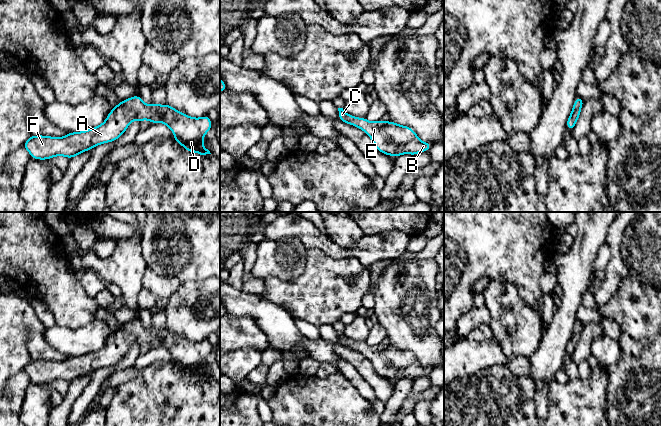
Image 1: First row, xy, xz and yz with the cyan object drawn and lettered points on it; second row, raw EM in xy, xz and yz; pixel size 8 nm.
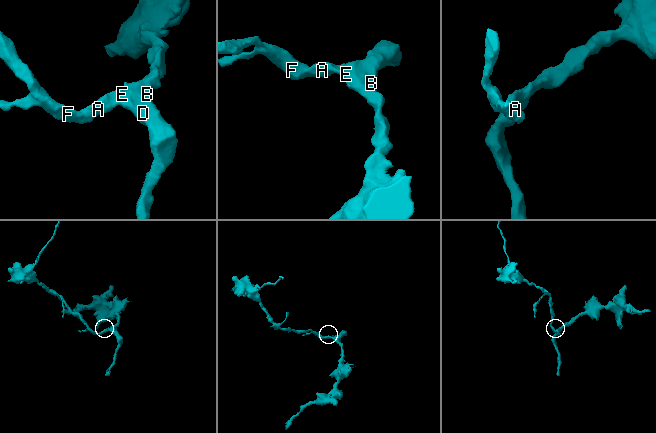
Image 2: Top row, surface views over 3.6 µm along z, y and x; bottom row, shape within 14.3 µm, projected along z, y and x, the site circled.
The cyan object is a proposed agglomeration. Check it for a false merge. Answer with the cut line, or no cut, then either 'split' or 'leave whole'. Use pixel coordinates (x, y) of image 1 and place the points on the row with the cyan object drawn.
cut none; leave whole

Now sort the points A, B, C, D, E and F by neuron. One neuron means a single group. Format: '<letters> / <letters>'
A B C D E F

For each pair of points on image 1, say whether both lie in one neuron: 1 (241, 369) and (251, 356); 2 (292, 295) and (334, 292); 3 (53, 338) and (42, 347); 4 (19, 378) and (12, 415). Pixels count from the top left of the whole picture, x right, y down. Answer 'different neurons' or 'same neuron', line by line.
1: same neuron
2: same neuron
3: different neurons
4: same neuron

